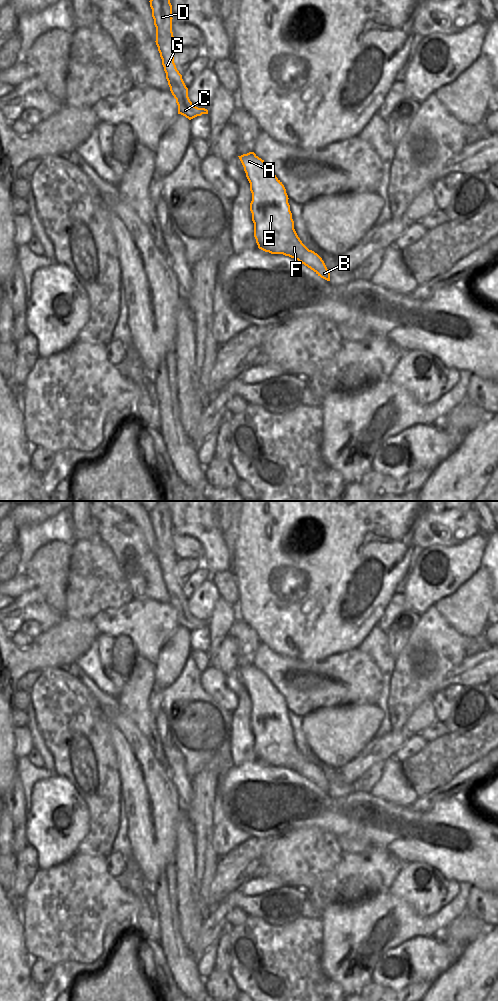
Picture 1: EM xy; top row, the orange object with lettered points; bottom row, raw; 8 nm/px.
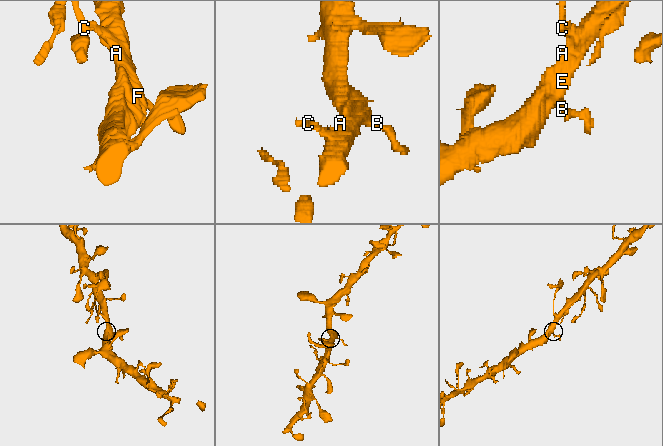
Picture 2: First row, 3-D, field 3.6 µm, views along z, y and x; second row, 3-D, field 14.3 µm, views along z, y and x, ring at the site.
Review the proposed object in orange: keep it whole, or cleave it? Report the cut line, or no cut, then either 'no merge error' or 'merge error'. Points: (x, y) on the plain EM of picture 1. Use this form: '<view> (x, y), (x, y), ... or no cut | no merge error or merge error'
xy (194, 618), (202, 625) | merge error

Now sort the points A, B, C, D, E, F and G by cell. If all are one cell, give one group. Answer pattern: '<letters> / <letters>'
A B E F / C D G

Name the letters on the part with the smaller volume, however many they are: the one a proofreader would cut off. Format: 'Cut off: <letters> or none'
Cut off: C, D, G.

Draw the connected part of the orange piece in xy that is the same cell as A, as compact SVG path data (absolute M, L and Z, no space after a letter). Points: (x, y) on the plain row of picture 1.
M254 664L238 669L250 695L250 723L258 760L295 770L330 793L330 785L322 770L302 755L294 741L289 710L282 694Z

